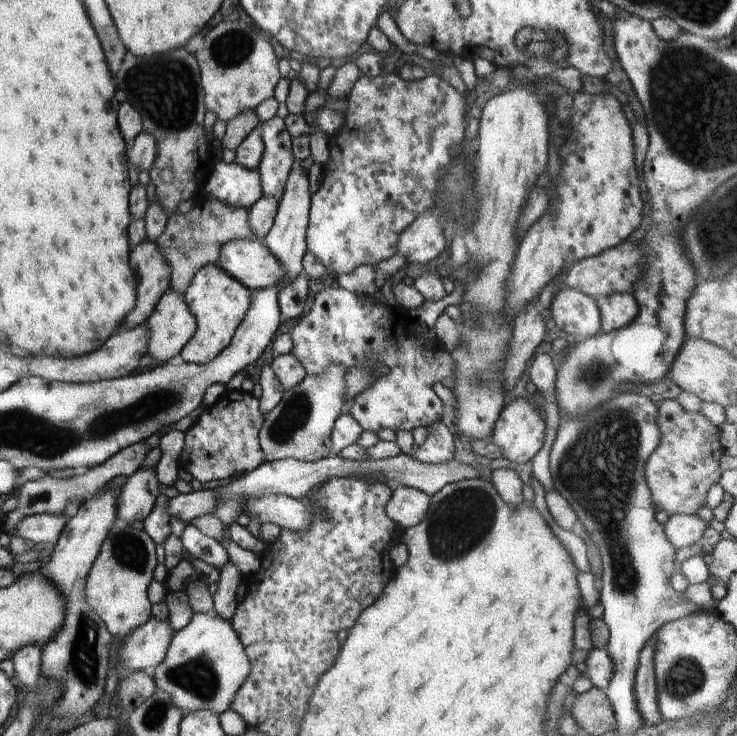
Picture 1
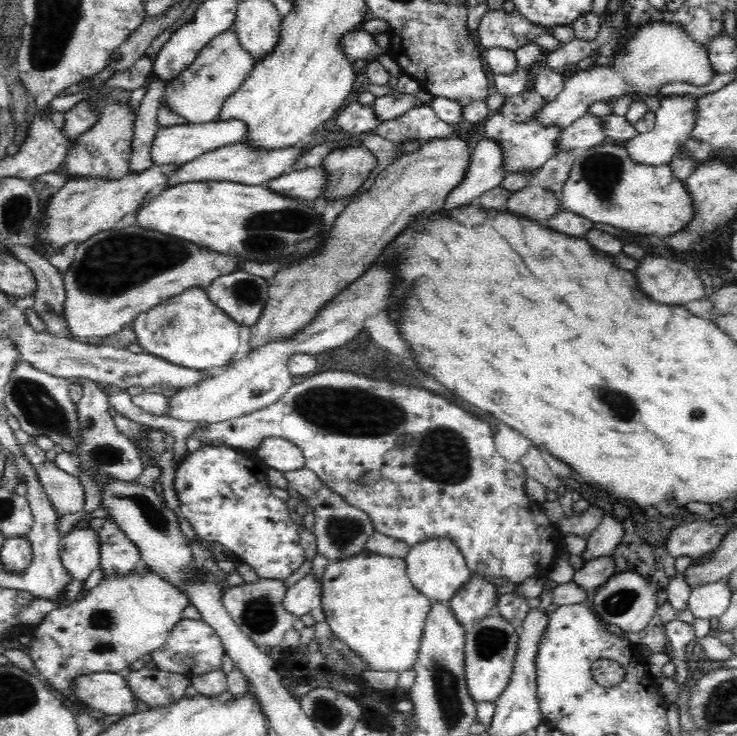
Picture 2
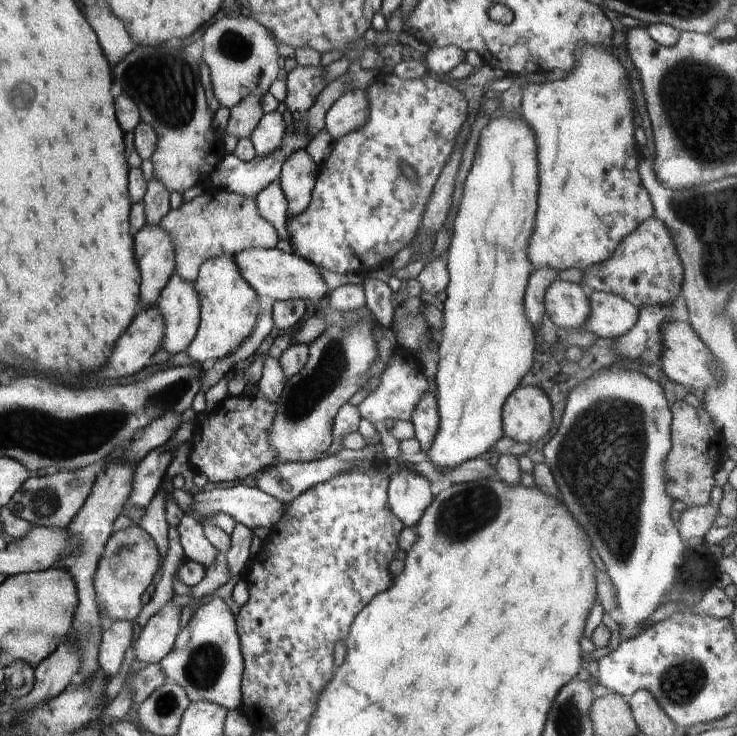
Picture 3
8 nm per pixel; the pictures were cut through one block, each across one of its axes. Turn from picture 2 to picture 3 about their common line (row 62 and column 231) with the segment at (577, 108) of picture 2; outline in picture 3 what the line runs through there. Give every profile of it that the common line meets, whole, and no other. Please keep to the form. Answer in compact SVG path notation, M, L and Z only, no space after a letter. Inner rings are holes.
M210 596L203 601L178 634L174 648L159 664L164 676L186 692L189 702L210 702L227 711L241 707L244 658L235 616L222 598Z

